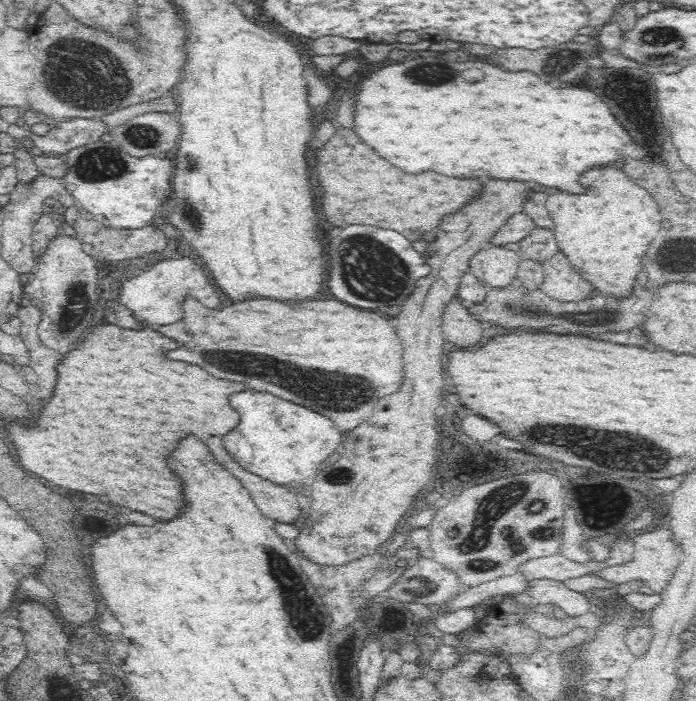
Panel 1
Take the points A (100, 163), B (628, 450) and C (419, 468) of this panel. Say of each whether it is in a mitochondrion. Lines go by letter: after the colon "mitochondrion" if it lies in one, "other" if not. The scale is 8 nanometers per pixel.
A: mitochondrion
B: mitochondrion
C: other

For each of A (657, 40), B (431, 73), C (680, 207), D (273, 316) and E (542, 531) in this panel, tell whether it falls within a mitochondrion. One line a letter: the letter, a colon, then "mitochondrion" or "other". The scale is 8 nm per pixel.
A: mitochondrion
B: mitochondrion
C: other
D: other
E: mitochondrion

